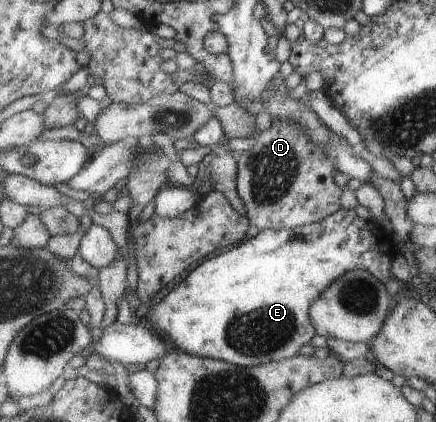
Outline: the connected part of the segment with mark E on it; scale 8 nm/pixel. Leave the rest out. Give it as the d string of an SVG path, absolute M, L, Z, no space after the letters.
M340 209L337 213L326 217L323 221L318 221L303 227L259 232L258 235L243 242L231 251L222 253L217 257L212 257L212 259L208 259L208 261L202 261L200 265L196 265L192 268L186 275L186 278L180 281L178 285L175 285L174 289L169 291L158 304L155 304L153 309L145 309L149 311L147 312L146 322L150 324L150 327L152 327L154 331L160 333L164 338L167 338L178 352L185 352L186 354L202 358L221 360L244 368L252 368L298 356L300 349L302 349L304 345L309 345L310 341L314 339L314 335L317 335L315 326L311 323L309 315L311 305L318 297L322 296L322 293L326 292L326 289L328 289L330 285L333 285L342 277L342 275L354 269L363 268L368 269L379 281L384 283L386 283L390 277L394 277L390 270L392 260L396 255L393 239L393 234L386 232L379 224L373 222L372 219L364 221L364 219L360 219L360 217L356 215L356 211L348 209Z

